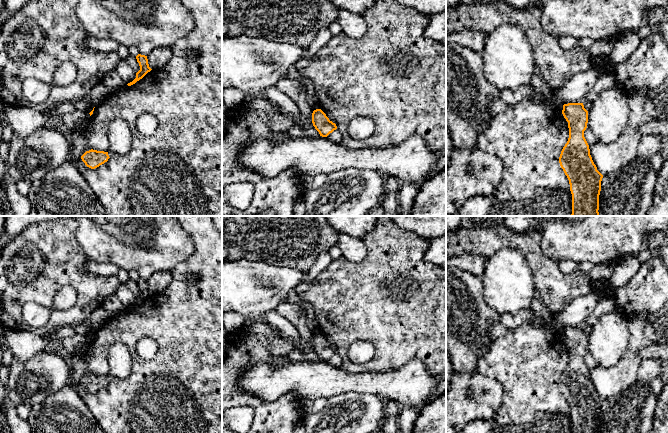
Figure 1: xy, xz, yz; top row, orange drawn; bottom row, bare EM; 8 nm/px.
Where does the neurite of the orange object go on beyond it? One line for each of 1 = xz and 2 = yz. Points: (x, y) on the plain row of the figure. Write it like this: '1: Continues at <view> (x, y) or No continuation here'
1: No continuation here
2: No continuation here

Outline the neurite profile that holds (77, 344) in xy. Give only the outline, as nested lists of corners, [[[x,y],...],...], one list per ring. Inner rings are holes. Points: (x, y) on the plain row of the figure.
[[[75,334],[66,337],[58,343],[58,349],[63,355],[82,355],[89,347],[89,336]]]

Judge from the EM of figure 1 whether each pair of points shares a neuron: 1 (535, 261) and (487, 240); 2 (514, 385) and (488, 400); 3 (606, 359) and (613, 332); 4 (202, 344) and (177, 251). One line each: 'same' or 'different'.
1: same
2: different
3: same
4: different

